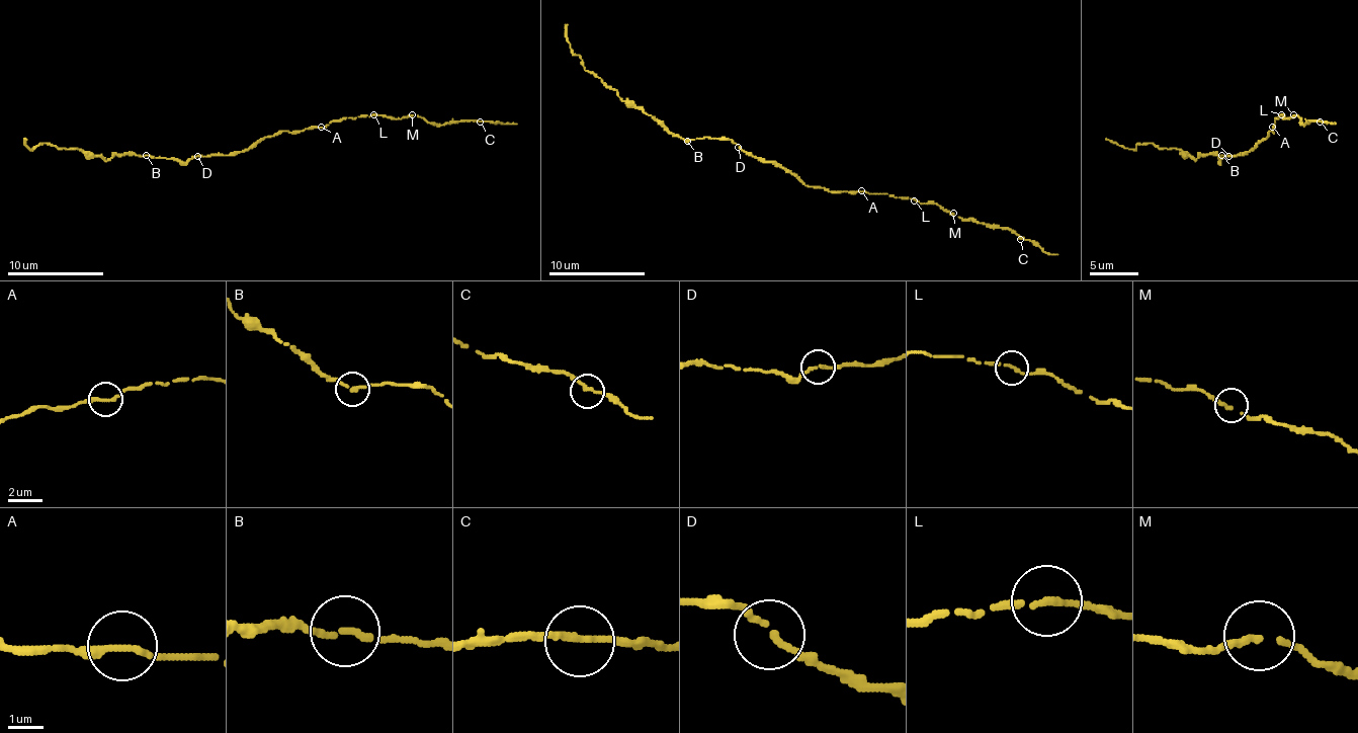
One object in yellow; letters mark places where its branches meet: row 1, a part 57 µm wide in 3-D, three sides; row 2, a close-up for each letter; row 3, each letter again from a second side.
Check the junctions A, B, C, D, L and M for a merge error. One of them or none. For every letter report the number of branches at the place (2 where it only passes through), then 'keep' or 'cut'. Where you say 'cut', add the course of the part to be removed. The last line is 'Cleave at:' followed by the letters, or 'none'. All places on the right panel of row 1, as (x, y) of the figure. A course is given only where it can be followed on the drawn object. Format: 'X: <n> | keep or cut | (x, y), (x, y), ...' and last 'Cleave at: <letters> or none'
A: 2 | keep
B: 2 | keep
C: 2 | keep
D: 2 | keep
L: 2 | keep
M: 2 | keep
Cleave at: none

